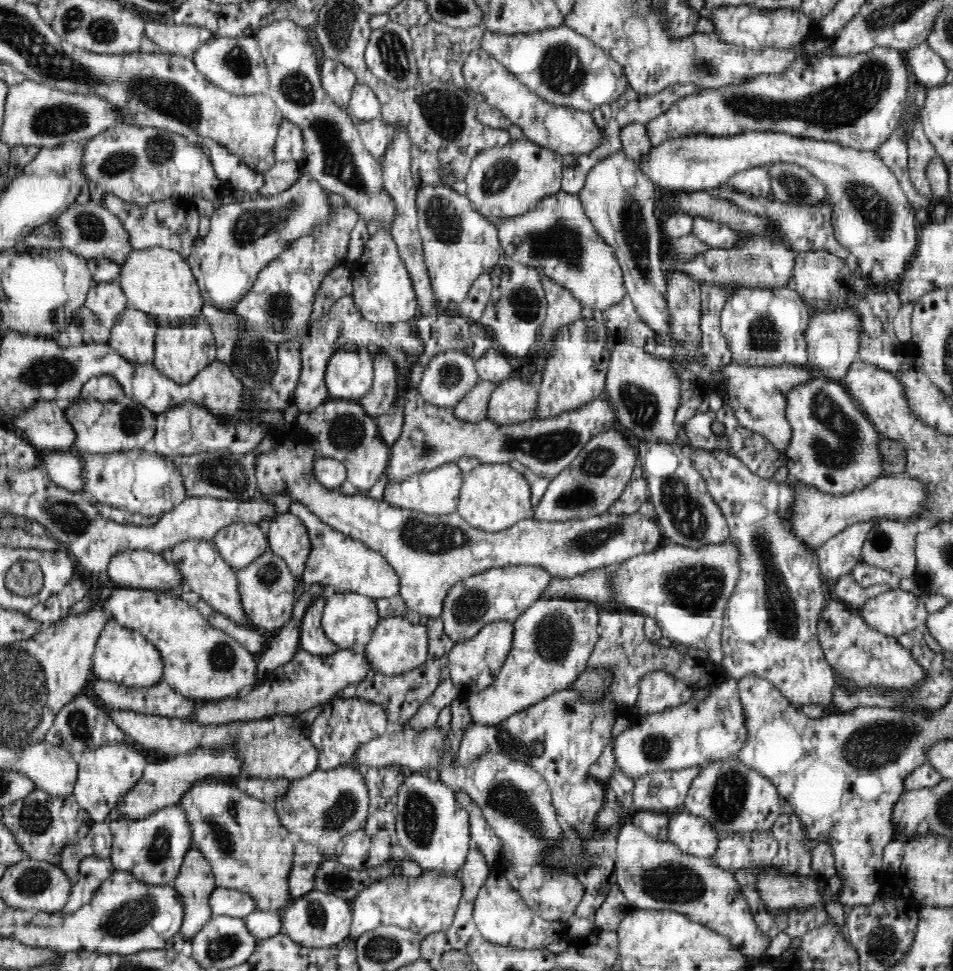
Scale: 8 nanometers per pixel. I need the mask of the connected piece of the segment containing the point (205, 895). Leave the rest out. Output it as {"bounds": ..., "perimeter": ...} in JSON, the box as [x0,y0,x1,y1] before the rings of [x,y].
{"bounds":[172,847,217,950],"perimeter":[[[195,847],[187,853],[180,875],[172,886],[184,908],[184,918],[178,934],[188,941],[188,950],[196,934],[213,918],[210,898],[217,888],[208,860]]]}

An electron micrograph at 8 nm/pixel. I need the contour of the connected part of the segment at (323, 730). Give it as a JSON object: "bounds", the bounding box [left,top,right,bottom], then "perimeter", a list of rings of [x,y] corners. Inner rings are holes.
{"bounds":[309,696,386,770],"perimeter":[[[334,696],[322,706],[322,711],[309,727],[309,739],[318,753],[318,770],[330,770],[350,765],[359,744],[378,738],[386,732],[386,713],[380,705],[362,698]]]}

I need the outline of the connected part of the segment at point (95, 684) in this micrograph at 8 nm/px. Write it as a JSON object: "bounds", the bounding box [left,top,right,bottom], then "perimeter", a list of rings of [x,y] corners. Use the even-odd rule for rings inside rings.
{"bounds":[89,678,195,718],"perimeter":[[[92,678],[89,683],[91,692],[95,698],[102,701],[111,709],[124,709],[124,711],[137,712],[140,714],[164,716],[170,718],[186,718],[193,711],[195,700],[177,693],[163,678],[155,685],[149,687],[127,687],[124,684]]]}

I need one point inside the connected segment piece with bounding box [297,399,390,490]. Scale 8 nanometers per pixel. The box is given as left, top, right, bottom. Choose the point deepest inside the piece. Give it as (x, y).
(341, 427)

